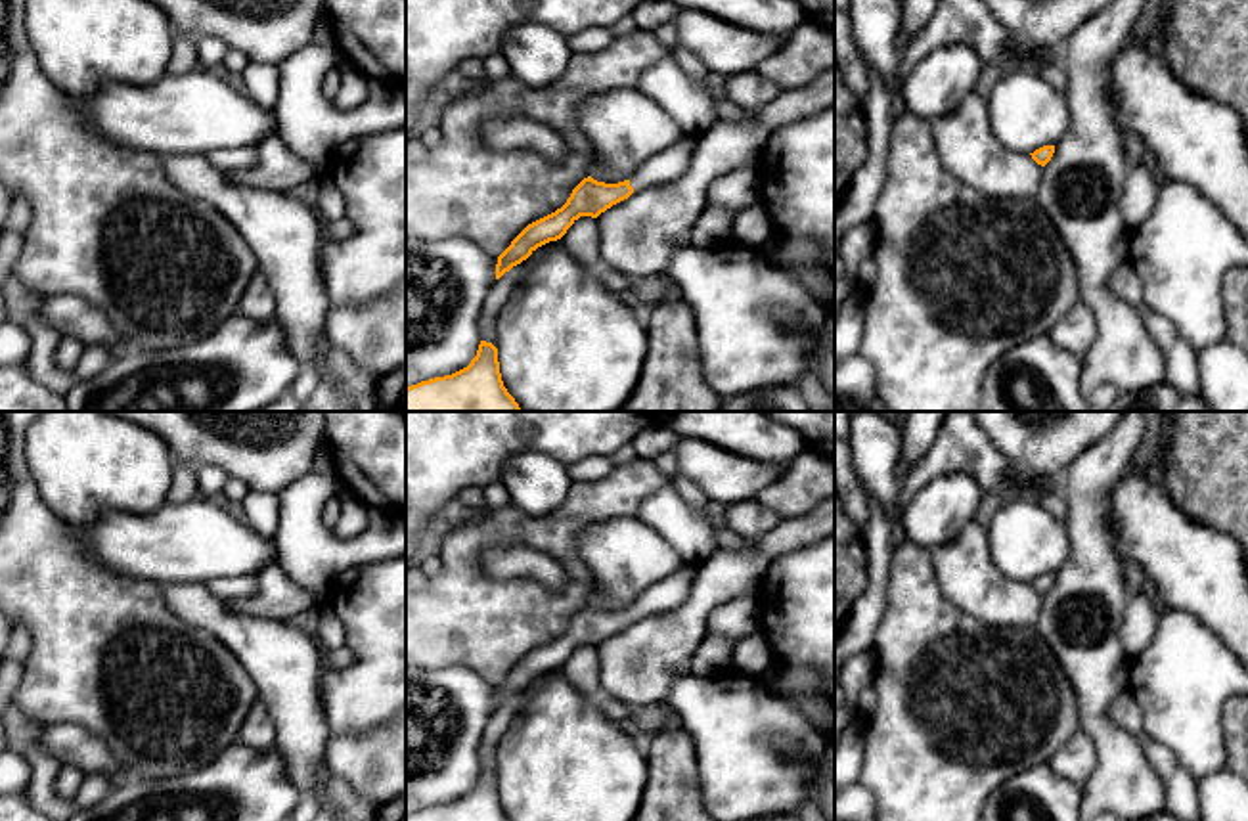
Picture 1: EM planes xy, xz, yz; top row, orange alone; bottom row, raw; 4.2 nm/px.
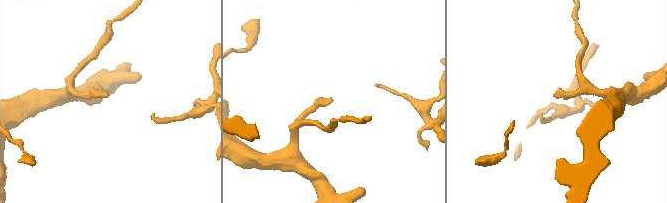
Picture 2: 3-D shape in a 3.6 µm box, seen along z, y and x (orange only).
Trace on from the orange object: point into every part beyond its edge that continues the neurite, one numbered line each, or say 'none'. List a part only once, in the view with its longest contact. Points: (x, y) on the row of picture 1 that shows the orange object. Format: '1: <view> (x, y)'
1: xz (674, 161)

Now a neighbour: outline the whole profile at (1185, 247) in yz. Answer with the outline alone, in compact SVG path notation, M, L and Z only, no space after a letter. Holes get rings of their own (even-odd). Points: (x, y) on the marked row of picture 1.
M1164 180L1148 218L1131 232L1129 260L1145 270L1143 299L1198 352L1227 339L1221 287L1233 266L1248 266L1248 239L1202 191Z

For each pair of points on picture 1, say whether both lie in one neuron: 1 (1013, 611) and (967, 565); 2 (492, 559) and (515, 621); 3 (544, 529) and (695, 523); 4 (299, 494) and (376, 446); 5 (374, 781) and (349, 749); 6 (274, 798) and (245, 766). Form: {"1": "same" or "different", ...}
{"1": "same", "2": "different", "3": "different", "4": "different", "5": "same", "6": "same"}

